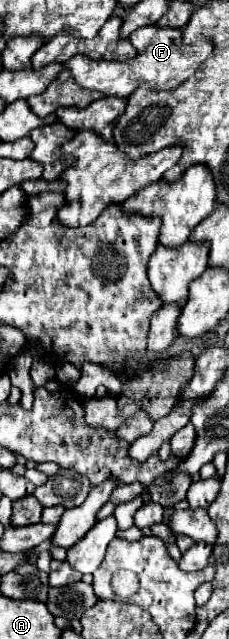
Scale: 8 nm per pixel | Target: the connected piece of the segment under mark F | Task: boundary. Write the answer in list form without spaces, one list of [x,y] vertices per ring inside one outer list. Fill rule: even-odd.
[[[146,26],[138,28],[134,34],[130,34],[132,46],[138,50],[138,54],[132,60],[126,62],[106,62],[106,60],[90,60],[82,54],[76,54],[72,60],[66,62],[66,70],[70,70],[74,82],[78,86],[84,86],[86,90],[96,90],[102,96],[118,96],[126,98],[142,84],[150,84],[152,90],[174,90],[184,80],[188,80],[198,66],[212,54],[212,44],[206,40],[198,40],[196,44],[182,46],[182,32],[176,28],[158,28],[158,26]]]

